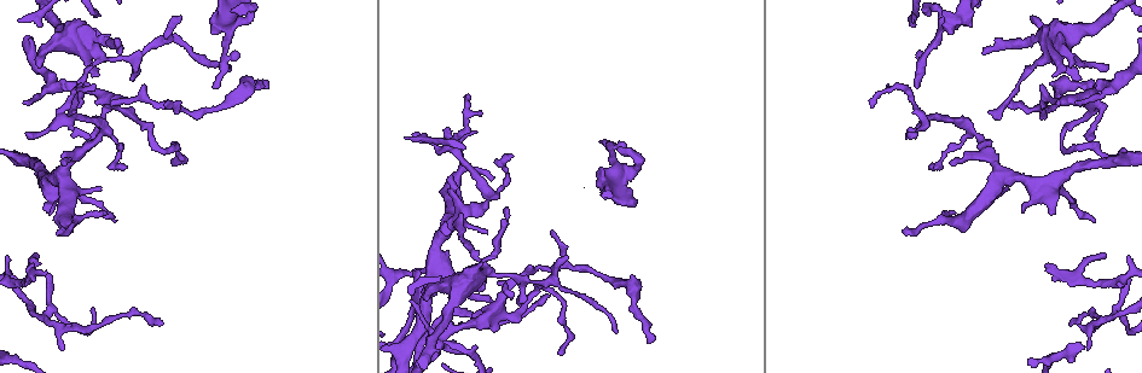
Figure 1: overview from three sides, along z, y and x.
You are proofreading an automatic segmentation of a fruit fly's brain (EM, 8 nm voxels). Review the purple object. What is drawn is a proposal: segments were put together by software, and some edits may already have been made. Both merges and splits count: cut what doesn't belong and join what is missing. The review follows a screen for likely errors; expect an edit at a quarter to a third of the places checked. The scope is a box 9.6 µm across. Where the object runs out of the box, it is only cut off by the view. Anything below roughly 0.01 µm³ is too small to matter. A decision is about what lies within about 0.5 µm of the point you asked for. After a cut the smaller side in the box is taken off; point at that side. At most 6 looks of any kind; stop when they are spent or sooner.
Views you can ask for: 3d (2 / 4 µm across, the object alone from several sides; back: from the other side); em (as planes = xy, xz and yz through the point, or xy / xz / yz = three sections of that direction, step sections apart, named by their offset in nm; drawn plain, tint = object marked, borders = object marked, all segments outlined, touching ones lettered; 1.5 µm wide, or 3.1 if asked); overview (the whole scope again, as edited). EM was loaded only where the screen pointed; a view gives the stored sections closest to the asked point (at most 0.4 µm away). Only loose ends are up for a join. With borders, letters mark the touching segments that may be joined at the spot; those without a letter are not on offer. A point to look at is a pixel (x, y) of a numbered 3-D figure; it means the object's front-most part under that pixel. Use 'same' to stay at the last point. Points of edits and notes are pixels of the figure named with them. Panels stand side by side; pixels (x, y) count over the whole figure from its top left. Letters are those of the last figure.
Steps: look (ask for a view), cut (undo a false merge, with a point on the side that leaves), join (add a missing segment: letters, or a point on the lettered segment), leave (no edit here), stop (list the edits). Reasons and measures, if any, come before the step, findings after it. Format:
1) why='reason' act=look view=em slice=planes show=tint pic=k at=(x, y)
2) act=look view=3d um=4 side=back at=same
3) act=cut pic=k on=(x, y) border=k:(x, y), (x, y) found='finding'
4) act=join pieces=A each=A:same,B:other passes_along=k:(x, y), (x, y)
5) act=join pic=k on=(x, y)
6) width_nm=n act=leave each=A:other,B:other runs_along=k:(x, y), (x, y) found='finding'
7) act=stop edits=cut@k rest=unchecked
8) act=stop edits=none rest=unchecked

act=look view=em slice=planes show=borders pic=1 at=(59, 231)

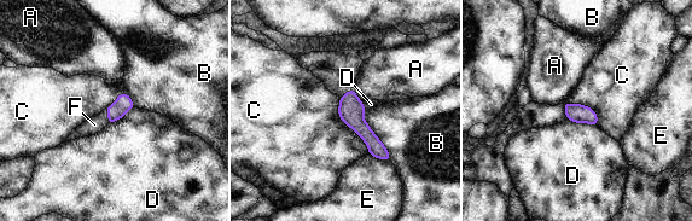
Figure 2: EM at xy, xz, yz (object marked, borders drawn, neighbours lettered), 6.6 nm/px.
act=join pieces=F each=A:other,B:other,C:other,D:other,E:other,F:same passes_along=2:(118, 109), (108, 116), (94, 124) found='the neuron continues'

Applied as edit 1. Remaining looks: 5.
why='see it whole again' act=look view=overview

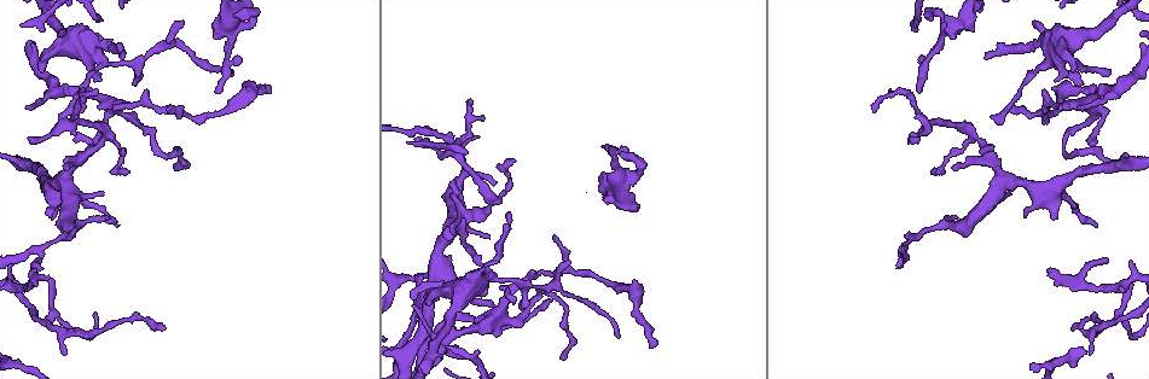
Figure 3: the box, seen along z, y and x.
why='sharp bend' act=look view=em slice=xz step=8 show=tint pic=3 at=(1062, 149)

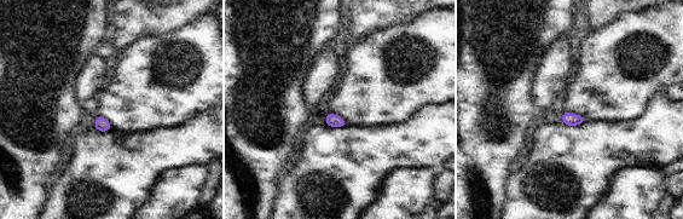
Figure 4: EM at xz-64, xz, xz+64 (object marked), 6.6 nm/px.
why='another direction' act=look view=em slice=planes show=borders at=same

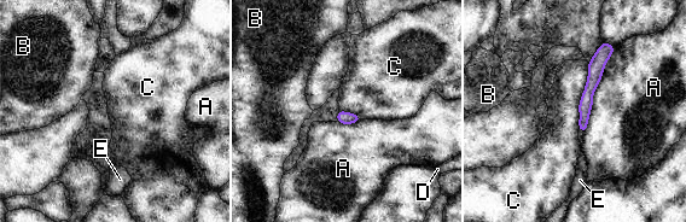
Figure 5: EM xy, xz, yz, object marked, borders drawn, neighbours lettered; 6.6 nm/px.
act=leave each=A:other,B:other,C:other,D:other,E:other runs_along=5:(604, 57), (596, 65), (582, 127) found='one neuron here'

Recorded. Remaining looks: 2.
act=look view=3d um=4 pic=3 at=(651, 347)

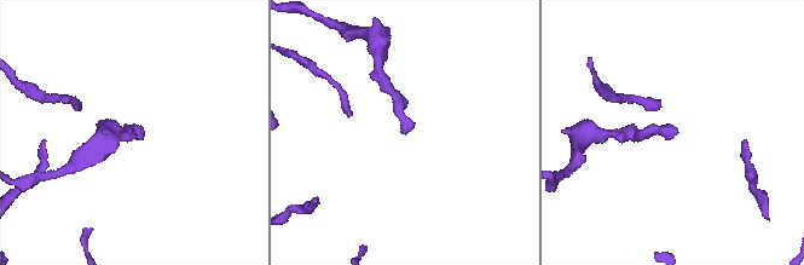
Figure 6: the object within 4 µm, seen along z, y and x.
act=look view=em slice=planes show=borders pic=6 at=(677, 132)

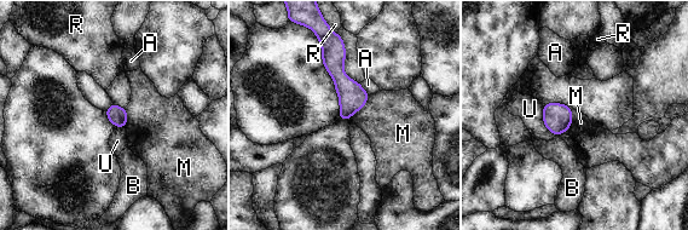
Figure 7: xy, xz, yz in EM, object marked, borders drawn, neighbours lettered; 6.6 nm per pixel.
width_nm=120 act=leave each=A:other,B:other,M:other,R:other,U:other border=7:(337, 33), (344, 72), (359, 82) found='no lettered segment goes on from it'

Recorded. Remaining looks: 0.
act=stop edits=join@2 rest=unchecked

